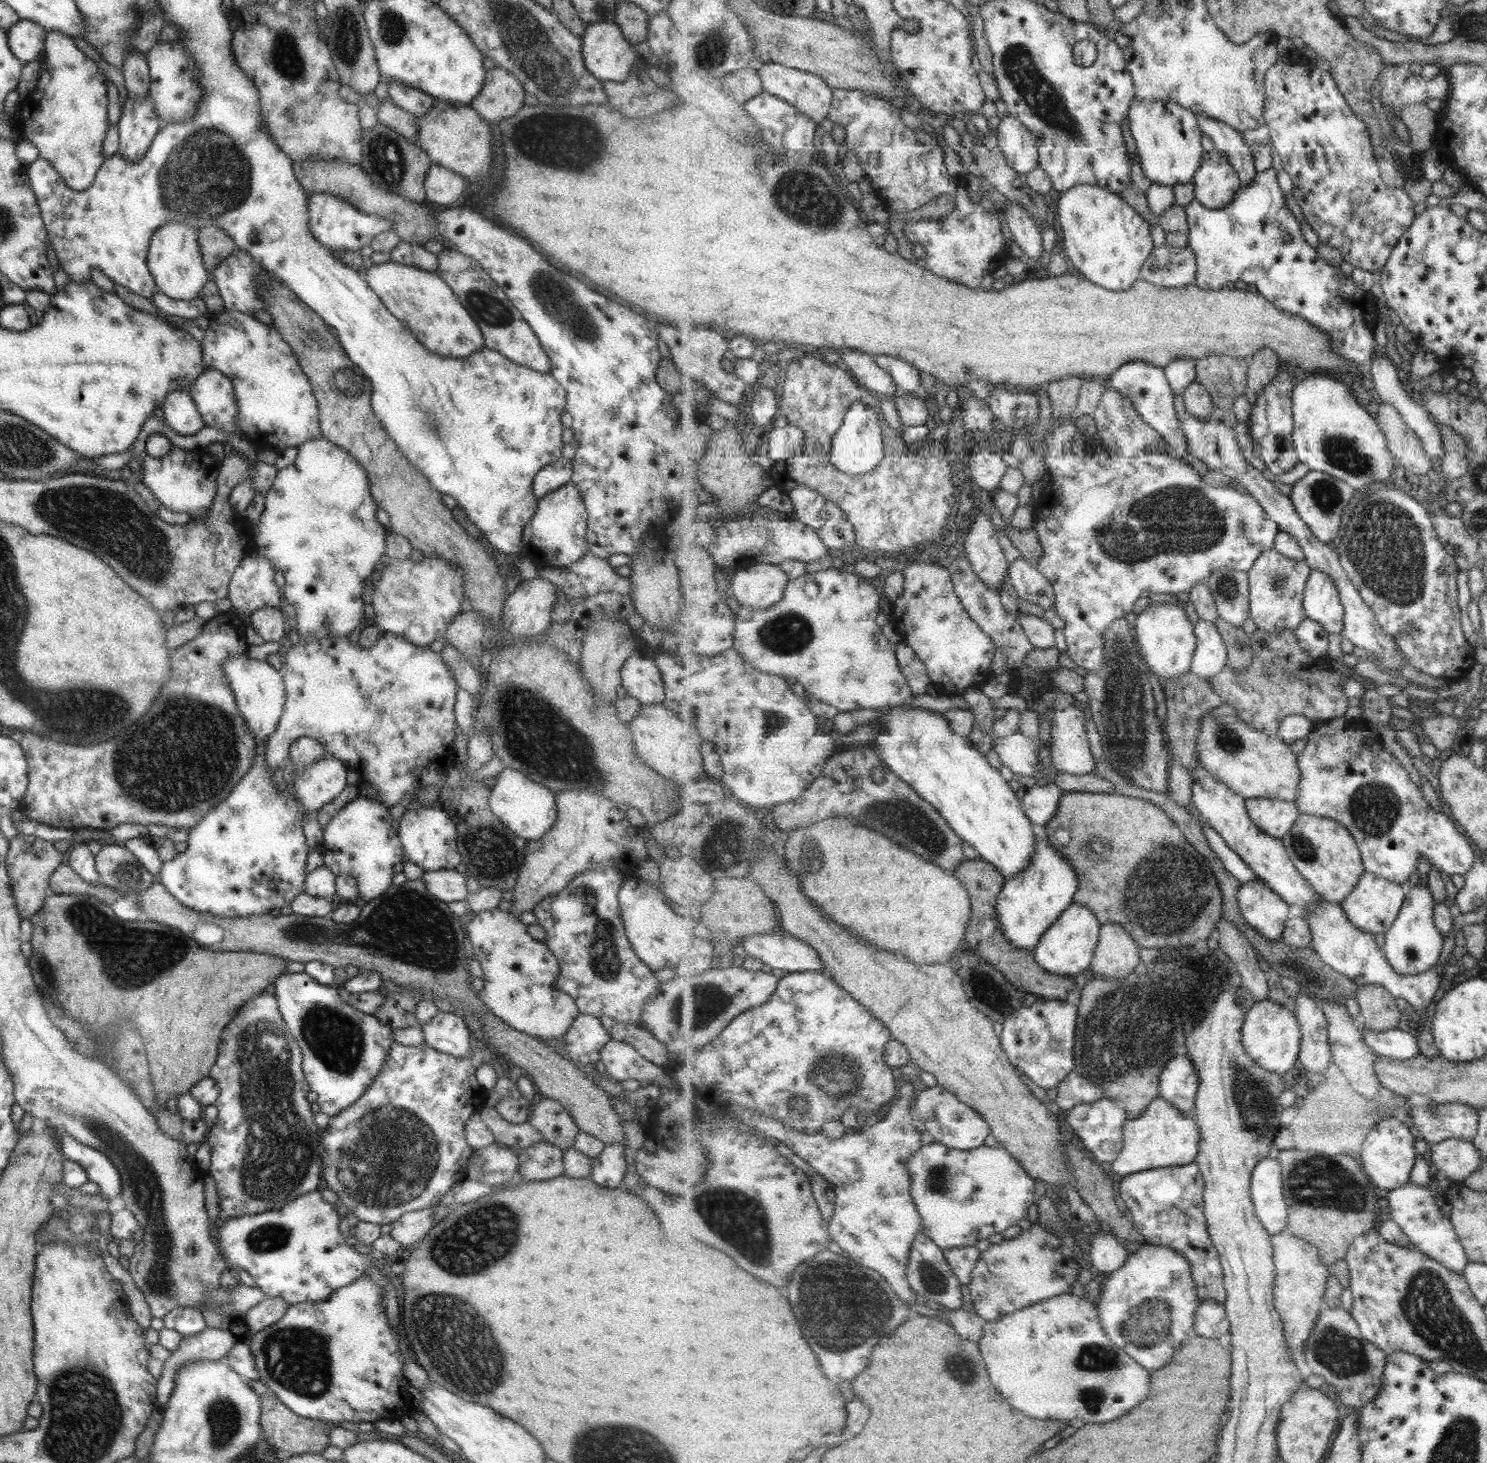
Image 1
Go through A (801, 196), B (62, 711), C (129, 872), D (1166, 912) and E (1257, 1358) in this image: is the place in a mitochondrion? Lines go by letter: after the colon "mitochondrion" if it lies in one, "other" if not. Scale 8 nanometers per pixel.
A: mitochondrion
B: mitochondrion
C: mitochondrion
D: mitochondrion
E: other

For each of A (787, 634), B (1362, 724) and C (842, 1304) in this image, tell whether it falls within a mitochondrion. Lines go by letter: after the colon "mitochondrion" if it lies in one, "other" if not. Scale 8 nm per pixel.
A: mitochondrion
B: other
C: mitochondrion

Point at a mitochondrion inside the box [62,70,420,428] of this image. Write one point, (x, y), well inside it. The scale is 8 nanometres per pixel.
(206, 173)

